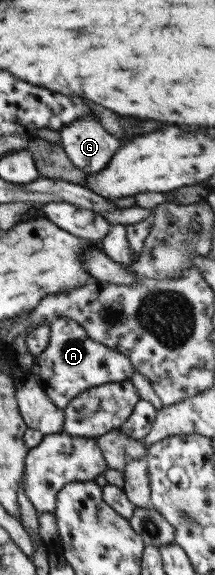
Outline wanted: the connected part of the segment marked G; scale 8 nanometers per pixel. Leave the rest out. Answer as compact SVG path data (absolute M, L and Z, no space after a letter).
M94 115L76 120L58 132L58 145L72 165L85 174L103 170L116 149L136 136L131 131L124 131L123 138L114 138L100 126Z

